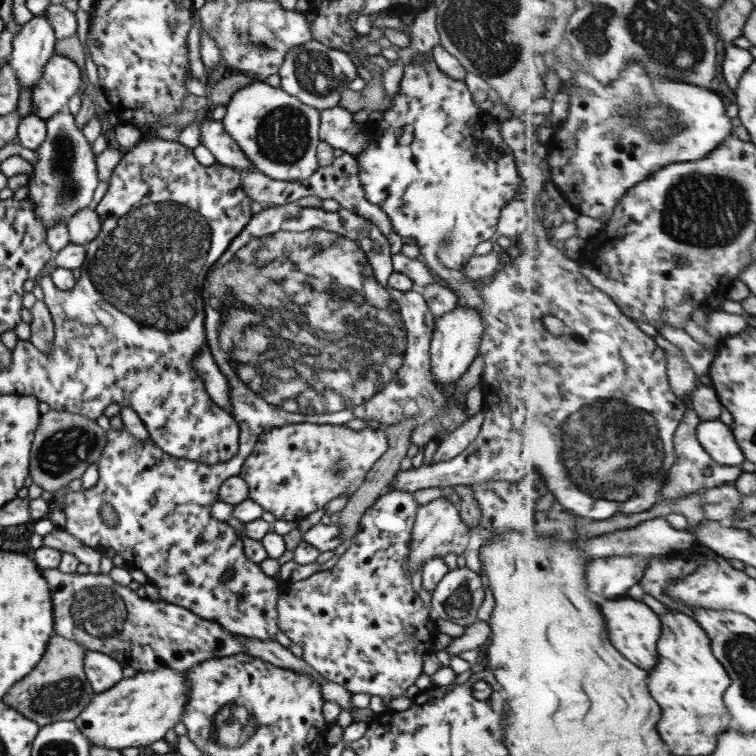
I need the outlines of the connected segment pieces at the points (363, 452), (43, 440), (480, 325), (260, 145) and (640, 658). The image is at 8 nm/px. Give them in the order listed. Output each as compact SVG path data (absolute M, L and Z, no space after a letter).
M287 424L283 427L265 428L241 465L239 477L247 483L247 499L261 505L277 520L293 521L297 516L307 516L323 508L336 496L349 497L361 486L367 471L387 450L387 440L382 428L361 430L331 424Z
M45 412L34 430L29 450L28 475L32 484L49 493L63 488L71 480L80 478L89 464L96 464L105 443L106 432L95 421L69 412Z
M455 306L450 312L434 319L428 358L433 382L439 388L453 384L467 370L477 355L483 330L485 330L484 322L481 321L479 314L474 309L463 309Z
M263 81L249 83L233 92L221 124L259 173L273 180L304 180L318 167L316 161L319 111Z
M633 597L617 599L602 599L605 608L605 620L609 624L609 632L613 636L613 644L617 644L617 650L621 650L629 660L635 664L641 664L641 668L653 672L659 664L657 654L657 642L663 634L664 625L657 612L653 612L643 601L635 600Z

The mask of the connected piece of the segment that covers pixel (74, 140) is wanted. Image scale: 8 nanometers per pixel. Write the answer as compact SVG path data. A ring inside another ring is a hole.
M66 109L45 120L45 140L33 151L37 161L31 165L31 174L27 174L25 199L33 201L37 219L41 219L41 227L47 230L57 221L67 222L73 213L89 206L98 182L95 154L77 128L74 115Z

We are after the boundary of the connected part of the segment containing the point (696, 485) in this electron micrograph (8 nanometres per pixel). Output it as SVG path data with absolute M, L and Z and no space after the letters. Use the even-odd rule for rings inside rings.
M691 400L686 401L685 406L687 407L687 412L675 436L677 460L672 466L672 470L669 471L667 483L663 487L663 490L661 490L662 500L671 501L671 499L687 497L687 495L695 493L697 489L706 490L725 485L725 483L737 482L737 479L739 479L741 473L743 473L741 465L725 466L719 464L719 462L703 448L701 441L697 438L697 426L702 422L701 418L694 410Z

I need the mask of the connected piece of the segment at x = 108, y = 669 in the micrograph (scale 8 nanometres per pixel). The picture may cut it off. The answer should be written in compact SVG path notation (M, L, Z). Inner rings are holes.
M85 650L83 672L94 693L103 692L123 678L121 665L102 652Z

